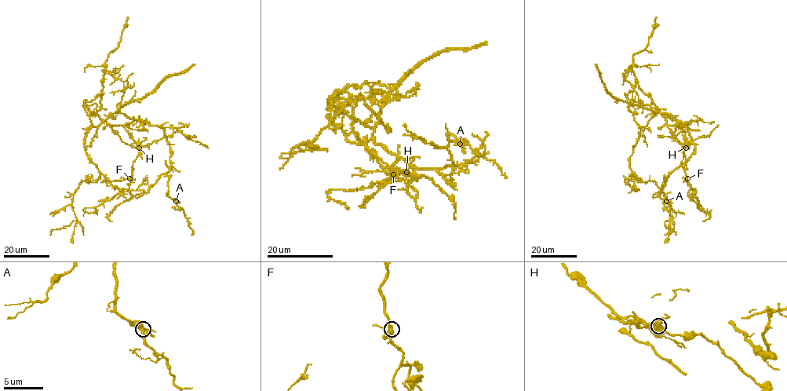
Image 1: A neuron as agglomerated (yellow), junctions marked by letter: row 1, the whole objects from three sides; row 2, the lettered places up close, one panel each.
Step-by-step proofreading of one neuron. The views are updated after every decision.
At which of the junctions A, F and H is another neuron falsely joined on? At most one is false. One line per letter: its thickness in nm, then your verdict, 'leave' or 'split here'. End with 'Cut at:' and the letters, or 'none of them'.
A: calibre 280 nm; leave
F: calibre 320 nm; leave
H: calibre 280 nm; leave
Cut at: none of them

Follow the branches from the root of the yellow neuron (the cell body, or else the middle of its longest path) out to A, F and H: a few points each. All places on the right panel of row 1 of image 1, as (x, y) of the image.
A: (684, 134), (683, 125), (675, 120), (688, 130), (694, 151), (686, 162), (664, 179), (658, 195), (666, 201)
F: (684, 134), (686, 162), (683, 169), (687, 178)
H: (684, 134), (686, 147)

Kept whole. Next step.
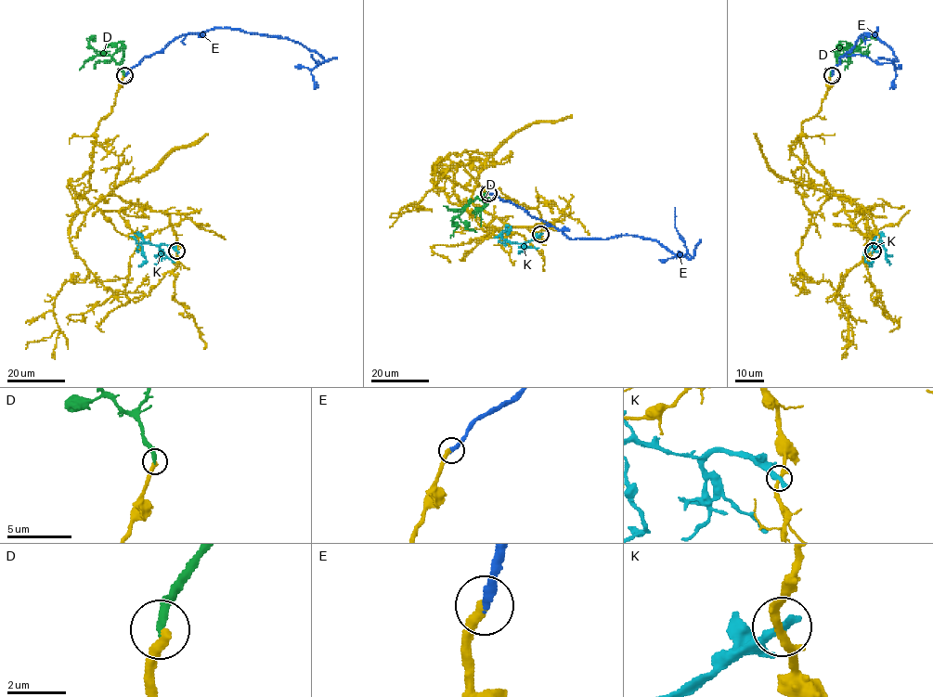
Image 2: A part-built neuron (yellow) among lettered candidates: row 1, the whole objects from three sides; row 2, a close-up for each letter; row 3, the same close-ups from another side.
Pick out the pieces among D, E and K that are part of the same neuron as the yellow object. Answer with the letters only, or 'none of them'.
E

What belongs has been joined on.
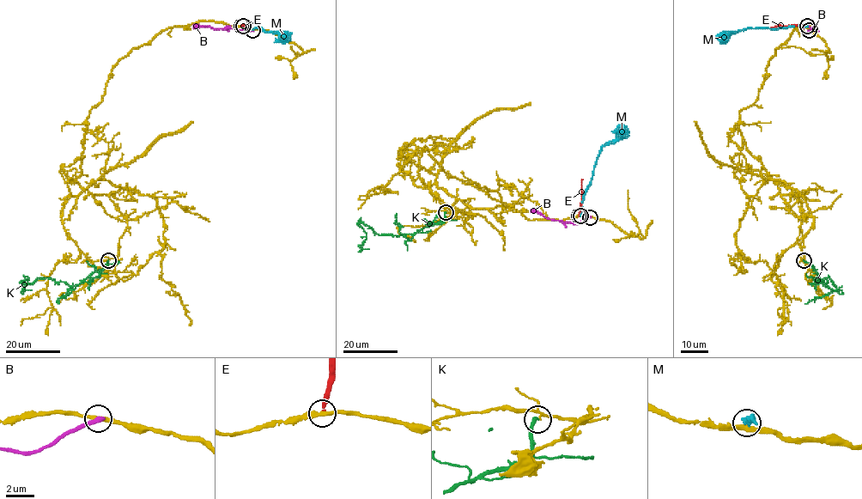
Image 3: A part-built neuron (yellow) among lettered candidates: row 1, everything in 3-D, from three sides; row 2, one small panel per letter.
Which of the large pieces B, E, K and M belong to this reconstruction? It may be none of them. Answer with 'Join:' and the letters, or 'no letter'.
Join: no letter

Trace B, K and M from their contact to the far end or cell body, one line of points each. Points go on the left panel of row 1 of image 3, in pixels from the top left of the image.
B: (252, 30), (213, 28), (193, 24)
K: (108, 260), (101, 270), (75, 285), (40, 278), (31, 284), (21, 282), (28, 277), (21, 293)
M: (243, 26), (278, 32), (284, 41), (286, 37)

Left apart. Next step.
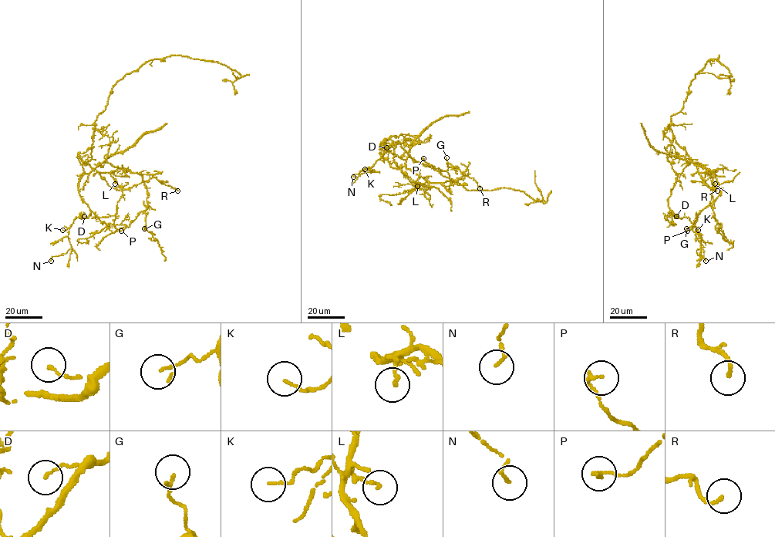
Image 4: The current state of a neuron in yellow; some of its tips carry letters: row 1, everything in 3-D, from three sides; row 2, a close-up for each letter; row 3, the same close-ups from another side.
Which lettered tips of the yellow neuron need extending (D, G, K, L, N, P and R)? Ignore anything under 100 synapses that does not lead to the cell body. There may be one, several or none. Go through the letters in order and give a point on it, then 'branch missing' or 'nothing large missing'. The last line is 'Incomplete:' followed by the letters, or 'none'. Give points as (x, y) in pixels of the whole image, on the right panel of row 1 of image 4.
D: (676, 216) | nothing large missing
G: (686, 228) | nothing large missing
K: (698, 230) | nothing large missing
L: (715, 184) | nothing large missing
N: (705, 261) | nothing large missing
P: (687, 231) | nothing large missing
R: (717, 190) | nothing large missing
Incomplete: none

